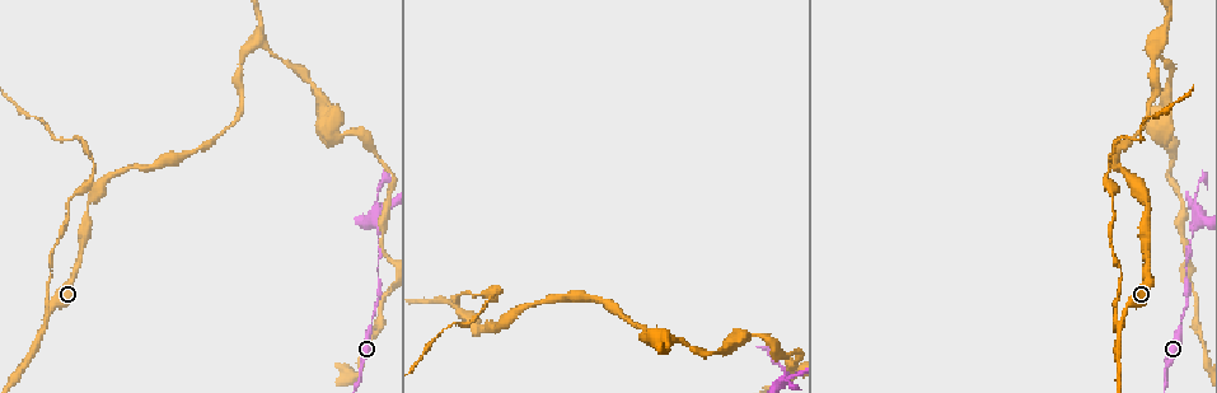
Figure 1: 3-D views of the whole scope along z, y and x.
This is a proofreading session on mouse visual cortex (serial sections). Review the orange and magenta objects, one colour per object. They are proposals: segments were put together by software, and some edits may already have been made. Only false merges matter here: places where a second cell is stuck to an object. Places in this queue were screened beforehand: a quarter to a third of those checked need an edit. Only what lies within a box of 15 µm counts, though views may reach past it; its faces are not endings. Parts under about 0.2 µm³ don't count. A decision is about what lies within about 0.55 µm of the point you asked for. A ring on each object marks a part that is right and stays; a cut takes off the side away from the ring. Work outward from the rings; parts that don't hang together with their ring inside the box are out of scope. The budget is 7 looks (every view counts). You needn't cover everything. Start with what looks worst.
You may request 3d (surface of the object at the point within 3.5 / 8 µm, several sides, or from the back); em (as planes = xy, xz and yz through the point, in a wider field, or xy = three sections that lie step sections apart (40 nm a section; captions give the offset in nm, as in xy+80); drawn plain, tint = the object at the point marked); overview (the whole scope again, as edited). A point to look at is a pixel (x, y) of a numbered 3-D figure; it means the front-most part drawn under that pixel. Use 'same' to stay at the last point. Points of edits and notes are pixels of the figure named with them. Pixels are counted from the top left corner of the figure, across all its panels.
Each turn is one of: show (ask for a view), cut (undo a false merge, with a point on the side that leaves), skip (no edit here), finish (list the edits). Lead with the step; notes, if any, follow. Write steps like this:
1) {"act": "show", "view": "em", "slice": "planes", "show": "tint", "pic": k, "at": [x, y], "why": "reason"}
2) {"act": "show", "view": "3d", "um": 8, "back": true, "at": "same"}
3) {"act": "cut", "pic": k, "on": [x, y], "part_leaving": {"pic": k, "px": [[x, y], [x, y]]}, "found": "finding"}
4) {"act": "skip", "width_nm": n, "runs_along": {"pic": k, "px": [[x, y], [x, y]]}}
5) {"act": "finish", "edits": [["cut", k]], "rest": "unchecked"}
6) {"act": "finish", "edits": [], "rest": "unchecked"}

{"act": "show", "view": "3d", "um": 3.5, "pic": 1, "at": [44, 326], "why": "arms part here"}

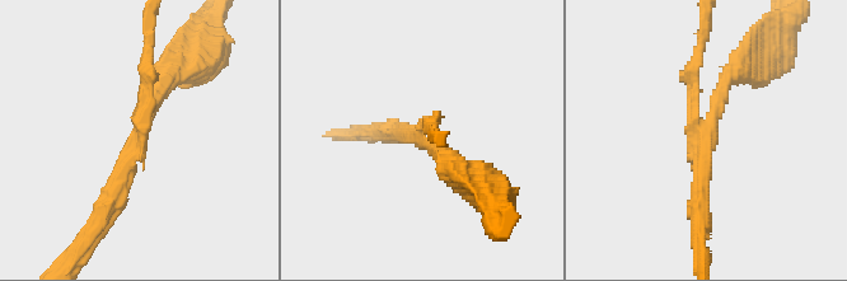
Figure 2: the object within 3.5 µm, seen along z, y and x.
{"act": "cut", "pic": 2, "on": [149, 55], "part_leaving": {"pic": 2, "px": [[144, 103], [148, 29]]}, "found": "two cells meet here"}

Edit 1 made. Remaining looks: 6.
{"act": "show", "view": "3d", "um": 3.5, "pic": 1, "at": [781, 368], "why": "thin neck"}

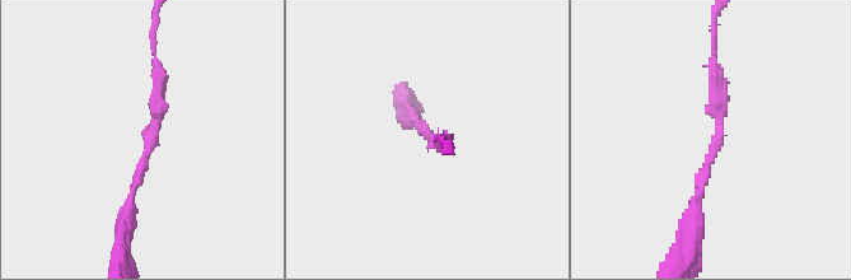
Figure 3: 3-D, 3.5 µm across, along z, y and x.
{"act": "show", "view": "em", "slice": "xy", "step": 3, "show": "tint", "pic": 3, "at": [431, 139]}

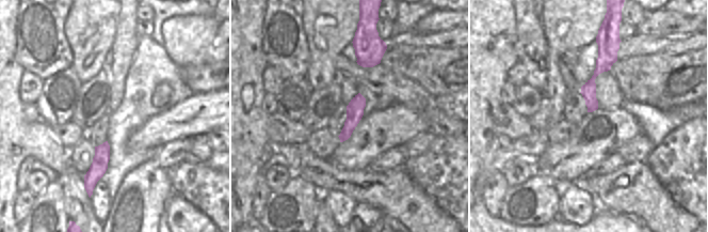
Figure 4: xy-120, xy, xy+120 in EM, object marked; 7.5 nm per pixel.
{"act": "skip", "runs_along": {"pic": 3, "px": [[122, 233], [130, 191], [150, 148], [158, 74]]}, "found": "one cell here"}

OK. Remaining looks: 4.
{"act": "show", "view": "3d", "um": 3.5, "pic": 1, "at": [260, 44], "why": "three arms meet"}

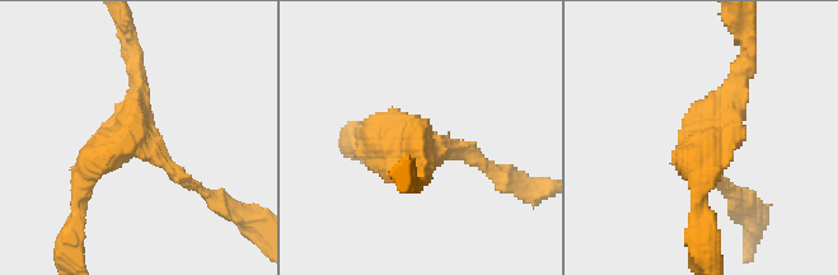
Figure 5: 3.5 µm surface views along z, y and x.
{"act": "show", "view": "em", "slice": "planes", "show": "tint", "pic": 5, "at": [418, 150], "arms": 3, "arm_widths_nm": [150, 250, 250], "why": "now the EM"}

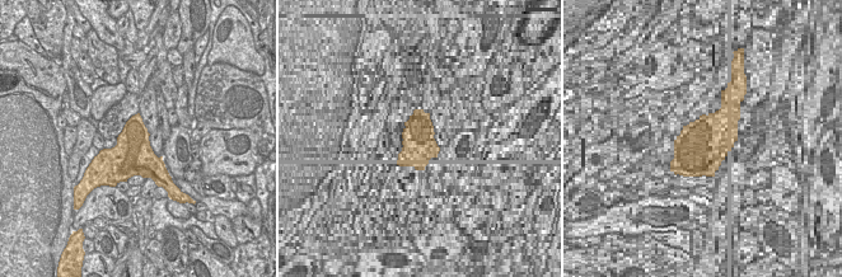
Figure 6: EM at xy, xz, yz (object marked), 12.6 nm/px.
{"act": "skip", "runs_along": {"pic": 5, "px": [[365, 136], [459, 149], [482, 166]]}, "found": "one cell here"}

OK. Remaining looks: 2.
{"act": "finish", "edits": [["cut", 2]], "rest": "unchecked"}

